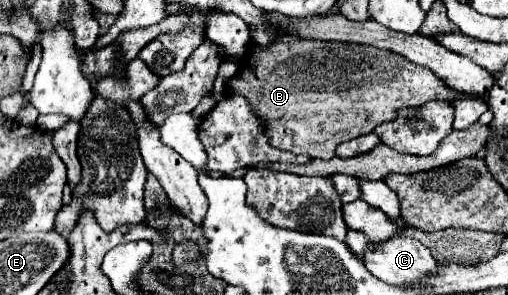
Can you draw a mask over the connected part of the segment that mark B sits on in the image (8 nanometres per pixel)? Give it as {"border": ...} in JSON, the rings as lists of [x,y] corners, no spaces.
{"border":[[[280,37],[268,49],[254,49],[248,57],[248,63],[242,65],[240,73],[226,81],[226,87],[232,95],[242,95],[250,101],[254,111],[264,117],[270,143],[282,151],[292,151],[294,155],[306,153],[320,159],[332,159],[336,145],[350,141],[354,137],[372,133],[374,127],[394,121],[400,109],[416,109],[428,101],[456,101],[474,97],[468,93],[452,91],[446,83],[428,67],[420,67],[404,55],[392,53],[388,49],[376,49],[370,45],[358,43],[332,43],[332,41],[312,41],[300,37]]]}

